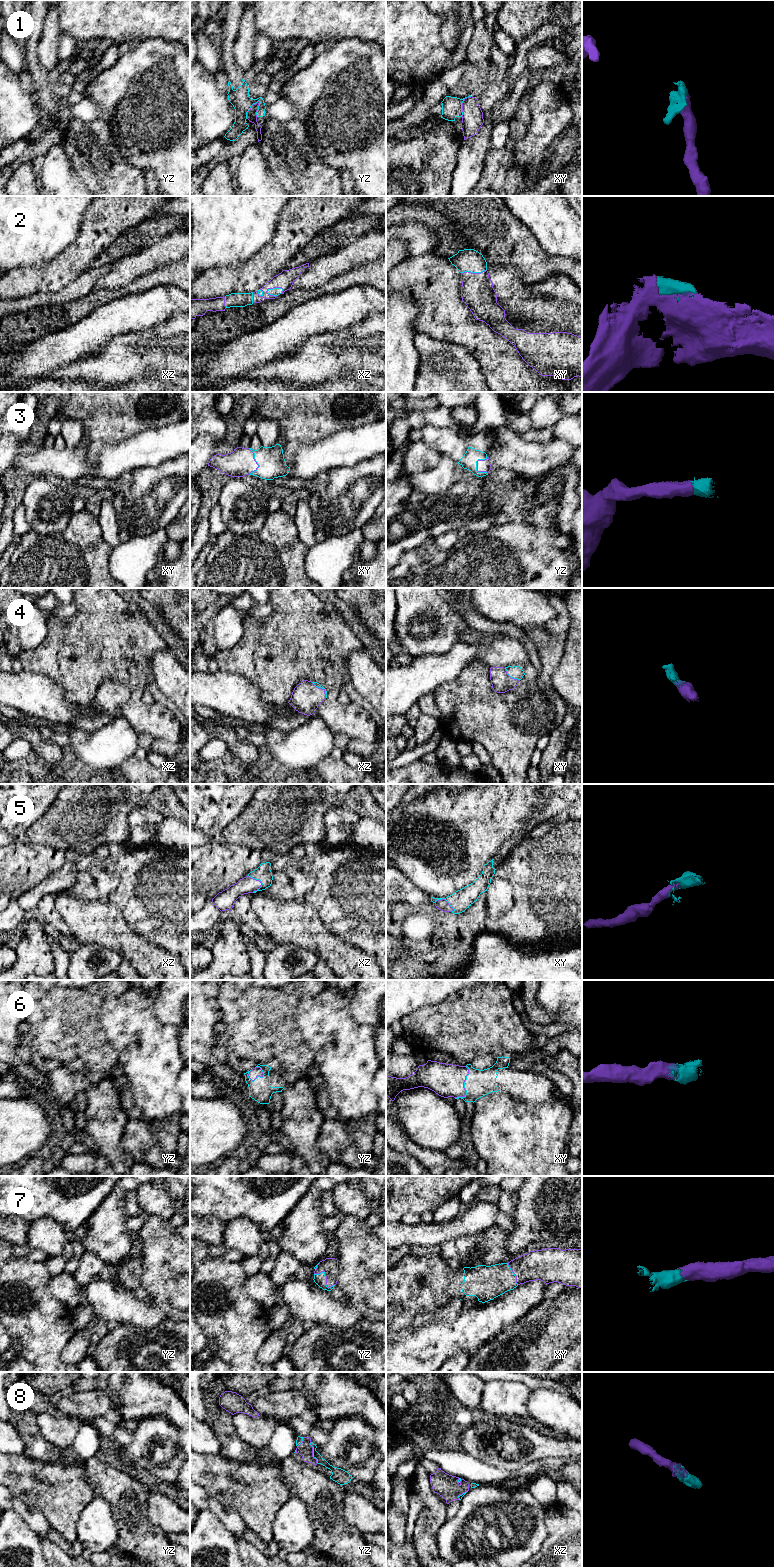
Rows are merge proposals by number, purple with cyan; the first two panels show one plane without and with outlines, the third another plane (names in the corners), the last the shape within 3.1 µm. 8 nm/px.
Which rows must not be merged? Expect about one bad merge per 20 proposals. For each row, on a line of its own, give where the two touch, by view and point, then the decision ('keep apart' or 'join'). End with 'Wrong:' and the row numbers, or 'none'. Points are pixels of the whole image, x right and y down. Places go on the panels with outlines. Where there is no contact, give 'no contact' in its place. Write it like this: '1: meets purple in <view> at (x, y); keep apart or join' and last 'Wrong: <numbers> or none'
1: meets purple in yz at (250, 109); join
2: meets purple in xz at (274, 287); join
3: meets purple in yz at (477, 462); join
4: meets purple in xy at (510, 677); join
5: meets purple in xz at (258, 880); join
6: meets purple in xy at (463, 1085); join
7: meets purple in yz at (326, 1278); join
8: meets purple in yz at (312, 1453); join
Wrong: none

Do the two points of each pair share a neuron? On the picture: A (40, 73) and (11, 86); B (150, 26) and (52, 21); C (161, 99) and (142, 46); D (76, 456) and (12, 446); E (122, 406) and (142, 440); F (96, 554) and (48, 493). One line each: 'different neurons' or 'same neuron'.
A: different neurons
B: different neurons
C: same neuron
D: different neurons
E: different neurons
F: different neurons

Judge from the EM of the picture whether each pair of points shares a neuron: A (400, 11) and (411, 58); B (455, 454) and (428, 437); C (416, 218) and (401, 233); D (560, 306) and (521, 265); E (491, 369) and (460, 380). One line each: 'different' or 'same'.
A: same
B: same
C: different
D: different
E: different

